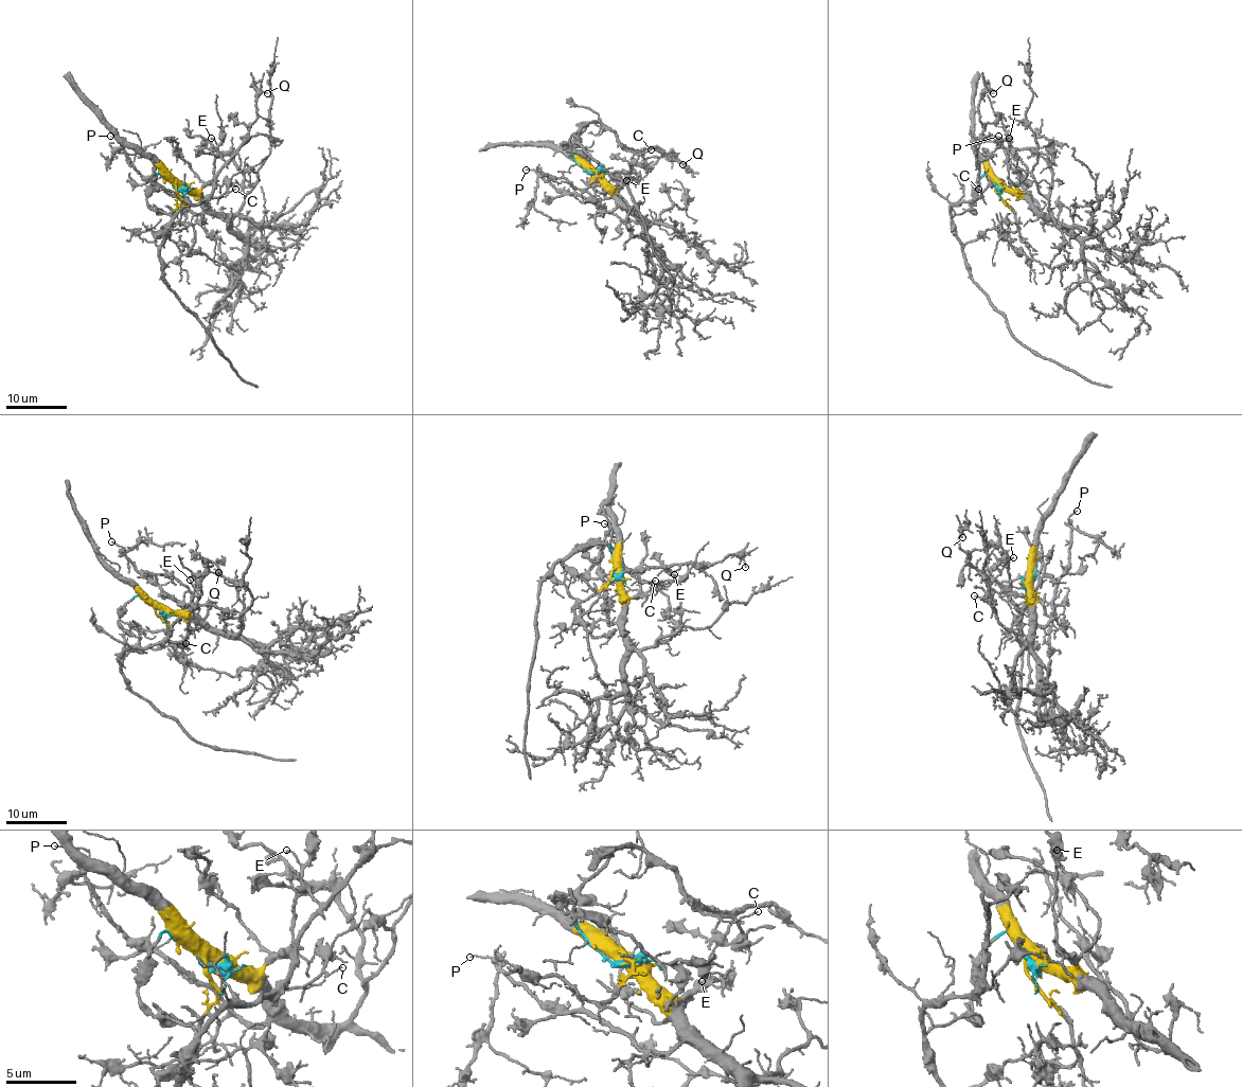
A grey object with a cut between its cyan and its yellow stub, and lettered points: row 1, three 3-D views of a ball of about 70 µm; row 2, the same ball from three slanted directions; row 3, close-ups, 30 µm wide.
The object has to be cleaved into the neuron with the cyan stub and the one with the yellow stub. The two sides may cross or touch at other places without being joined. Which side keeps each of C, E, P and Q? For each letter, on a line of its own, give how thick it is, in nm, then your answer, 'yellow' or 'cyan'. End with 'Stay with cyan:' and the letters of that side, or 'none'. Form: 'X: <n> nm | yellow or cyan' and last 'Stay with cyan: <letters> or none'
C: 80 nm | cyan
E: 110 nm | yellow
P: 90 nm | yellow
Q: 110 nm | cyan
Stay with cyan: C, Q

